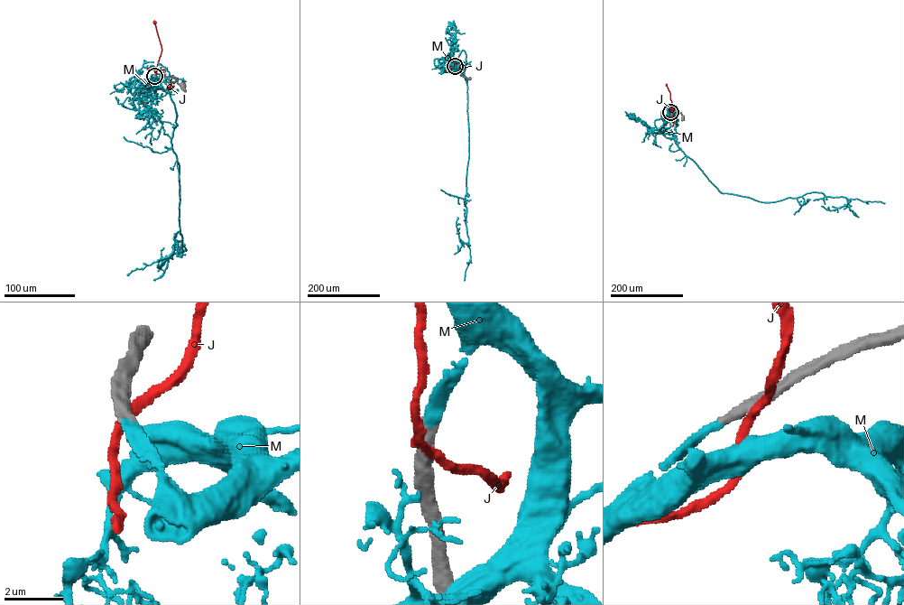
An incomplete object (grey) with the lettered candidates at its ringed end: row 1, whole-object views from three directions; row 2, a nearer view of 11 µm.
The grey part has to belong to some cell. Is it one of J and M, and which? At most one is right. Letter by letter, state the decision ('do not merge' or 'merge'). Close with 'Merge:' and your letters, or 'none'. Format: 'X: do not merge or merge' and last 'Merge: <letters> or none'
J: do not merge
M: merge
Merge: M

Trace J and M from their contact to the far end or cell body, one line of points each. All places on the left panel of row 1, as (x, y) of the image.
J: (154, 76), (161, 51), (154, 23)
M: (154, 76), (176, 115), (181, 252), (173, 238), (178, 232), (185, 249), (172, 253)

